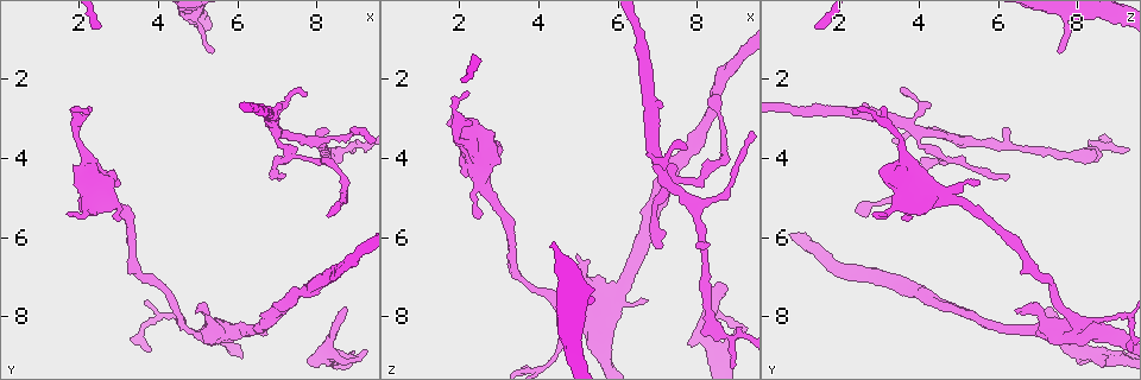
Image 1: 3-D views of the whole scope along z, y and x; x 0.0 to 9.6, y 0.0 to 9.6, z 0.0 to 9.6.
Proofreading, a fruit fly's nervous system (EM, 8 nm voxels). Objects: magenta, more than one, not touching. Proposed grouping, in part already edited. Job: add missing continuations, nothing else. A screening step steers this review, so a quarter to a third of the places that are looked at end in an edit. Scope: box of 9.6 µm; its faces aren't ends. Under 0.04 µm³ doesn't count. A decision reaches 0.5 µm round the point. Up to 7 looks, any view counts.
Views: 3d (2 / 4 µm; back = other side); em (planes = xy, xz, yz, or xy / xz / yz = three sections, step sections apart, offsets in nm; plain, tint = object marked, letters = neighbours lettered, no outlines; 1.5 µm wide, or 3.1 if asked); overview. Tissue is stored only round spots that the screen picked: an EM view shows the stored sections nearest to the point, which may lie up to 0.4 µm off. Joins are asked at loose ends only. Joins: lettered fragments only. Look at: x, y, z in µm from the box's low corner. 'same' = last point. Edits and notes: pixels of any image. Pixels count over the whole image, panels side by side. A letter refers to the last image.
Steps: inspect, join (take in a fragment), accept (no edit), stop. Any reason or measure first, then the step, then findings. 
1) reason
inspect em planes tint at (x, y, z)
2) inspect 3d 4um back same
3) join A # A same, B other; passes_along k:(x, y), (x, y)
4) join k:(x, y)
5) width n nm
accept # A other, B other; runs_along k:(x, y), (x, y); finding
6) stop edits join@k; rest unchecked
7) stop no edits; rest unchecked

branch stops here
inspect em xz step 8 letters at (5.40, 1.30, 7.55)

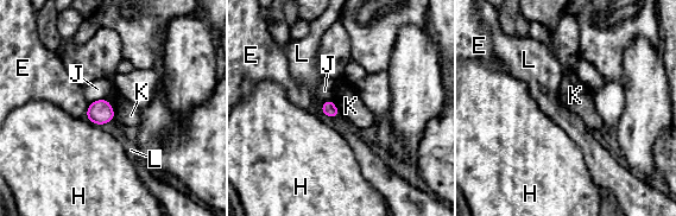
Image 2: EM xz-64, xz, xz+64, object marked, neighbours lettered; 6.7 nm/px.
cut it another way
inspect em planes letters same

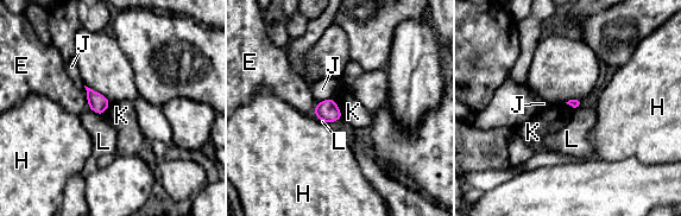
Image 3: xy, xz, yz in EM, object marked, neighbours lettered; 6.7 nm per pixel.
accept # E other, H other, J other, K other, L other; border 3:(333, 97), (342, 118); no lettered fragment goes on from it

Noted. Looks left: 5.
an open end
inspect 3d 2um at (8.80, 9.05, 8.00)

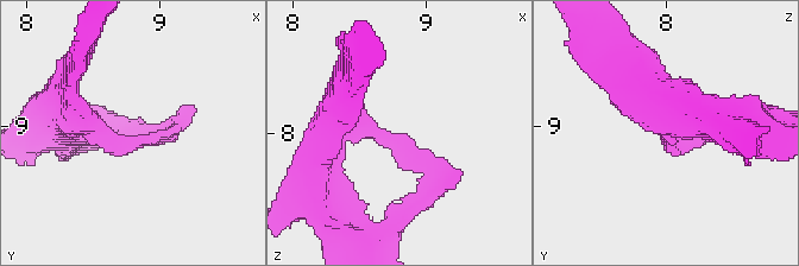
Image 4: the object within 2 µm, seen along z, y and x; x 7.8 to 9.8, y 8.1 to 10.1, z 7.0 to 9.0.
inspect em xy step 8 plain at (8.86, 9.04, 8.02)

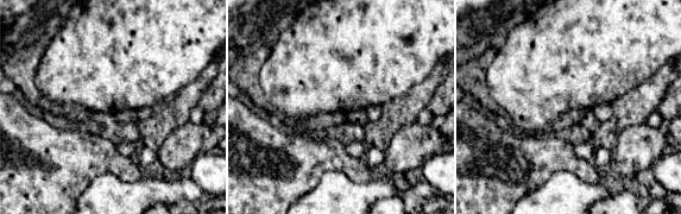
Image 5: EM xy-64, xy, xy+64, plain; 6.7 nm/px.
inspect em xy step 8 letters same

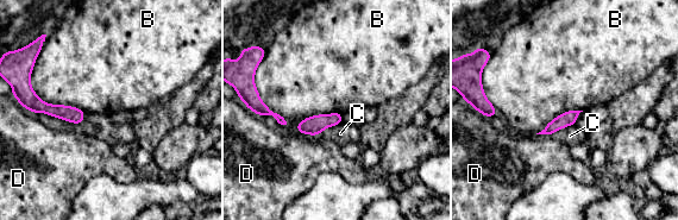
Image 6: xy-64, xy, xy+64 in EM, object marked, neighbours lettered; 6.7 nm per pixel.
longest_contact B 420 nm
accept # B other, C other, D other; runs_along 6:(37, 105), (81, 115); none of them fits

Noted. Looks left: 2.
tapers out
inspect 3d 2um at (6.75, 8.50, 7.60)

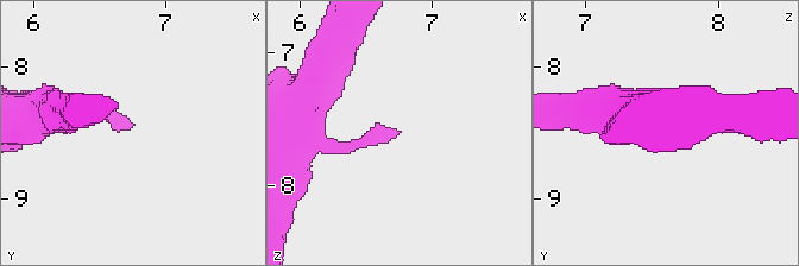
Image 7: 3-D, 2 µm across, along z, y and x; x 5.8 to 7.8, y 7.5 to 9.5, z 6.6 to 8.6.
need the tissue
inspect em planes letters at (6.70, 8.48, 7.56)

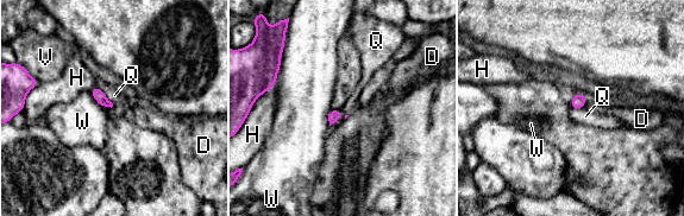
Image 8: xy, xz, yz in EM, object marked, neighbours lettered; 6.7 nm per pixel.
width 80 nm
accept # D other, H other, Q other, V other, W other; border 8:(577, 93), (570, 103), (573, 109); no lettered fragment goes on from it

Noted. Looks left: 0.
stop no edits; rest unchecked

